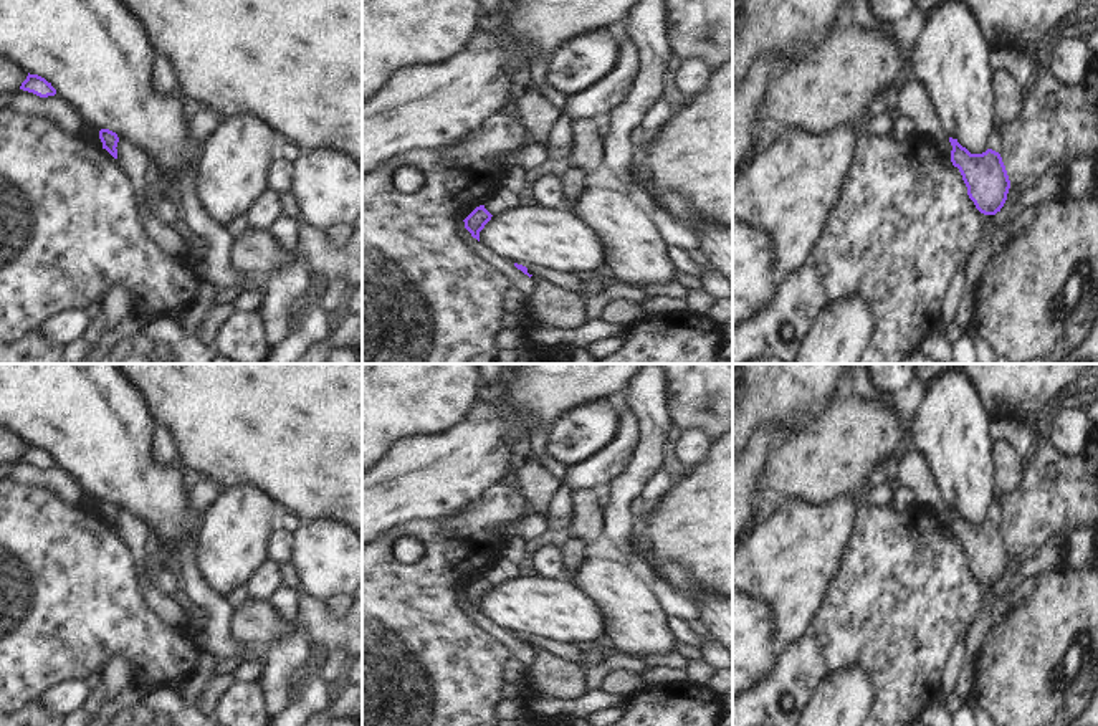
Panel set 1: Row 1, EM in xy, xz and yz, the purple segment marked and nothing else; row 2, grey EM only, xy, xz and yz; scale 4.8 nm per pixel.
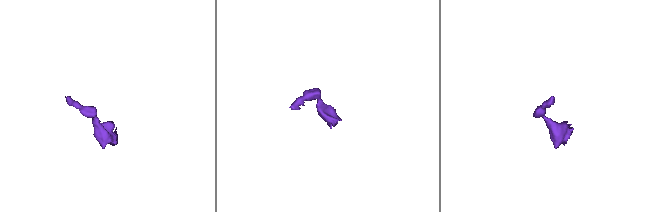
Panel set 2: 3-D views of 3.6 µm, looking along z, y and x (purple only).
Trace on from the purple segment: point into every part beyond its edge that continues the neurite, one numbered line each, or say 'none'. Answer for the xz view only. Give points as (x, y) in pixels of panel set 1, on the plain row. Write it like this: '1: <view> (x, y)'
none

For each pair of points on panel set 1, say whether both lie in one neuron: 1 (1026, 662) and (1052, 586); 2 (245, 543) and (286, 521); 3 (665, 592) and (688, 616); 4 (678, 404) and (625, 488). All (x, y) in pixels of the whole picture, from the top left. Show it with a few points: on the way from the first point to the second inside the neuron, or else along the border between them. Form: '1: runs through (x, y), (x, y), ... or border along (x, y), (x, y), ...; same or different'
1: runs through (1044, 644), (1052, 635), (1052, 604); same
2: border along (280, 510), (275, 521); different
3: runs through (670, 597), (683, 611); same
4: border along (663, 381), (665, 410), (672, 424); different

